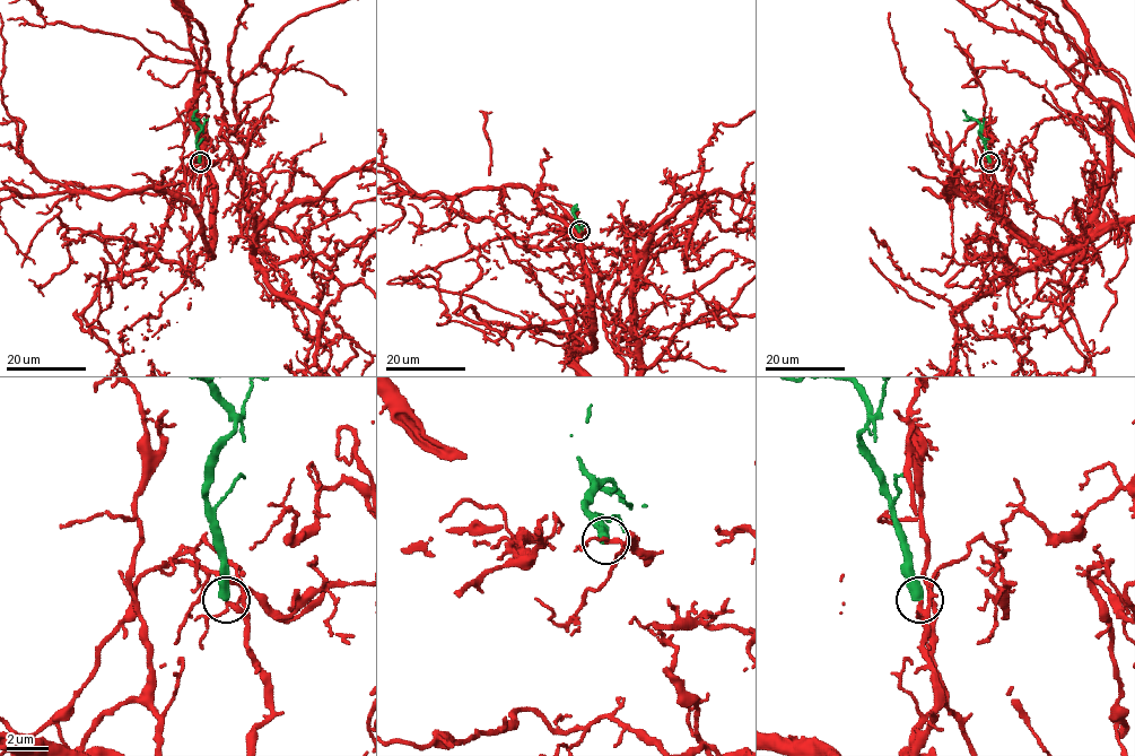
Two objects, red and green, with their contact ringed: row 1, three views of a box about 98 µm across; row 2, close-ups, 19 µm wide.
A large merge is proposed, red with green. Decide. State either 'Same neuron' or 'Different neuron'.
Same neuron

